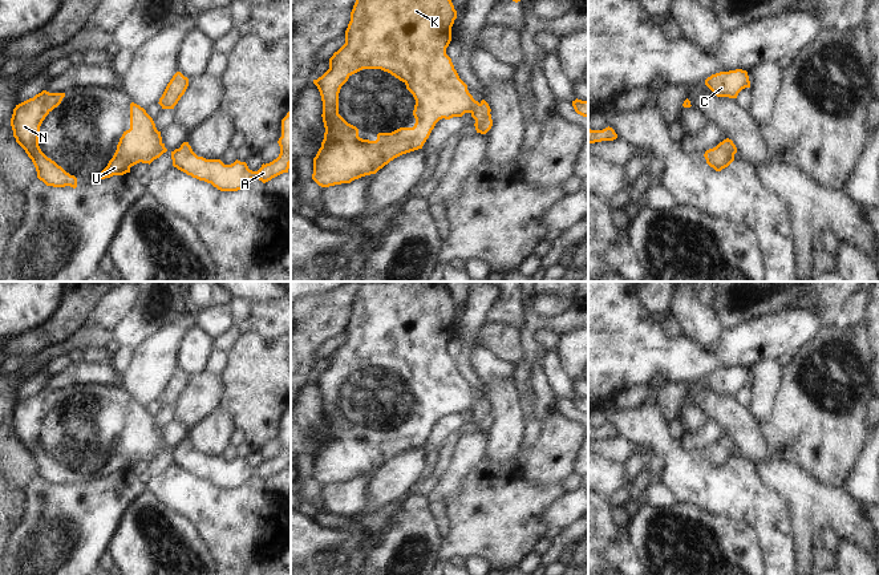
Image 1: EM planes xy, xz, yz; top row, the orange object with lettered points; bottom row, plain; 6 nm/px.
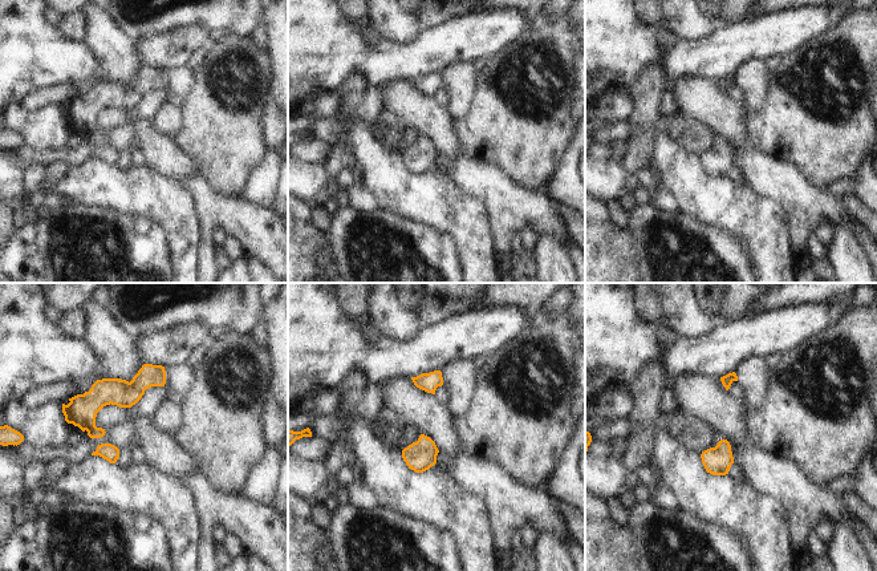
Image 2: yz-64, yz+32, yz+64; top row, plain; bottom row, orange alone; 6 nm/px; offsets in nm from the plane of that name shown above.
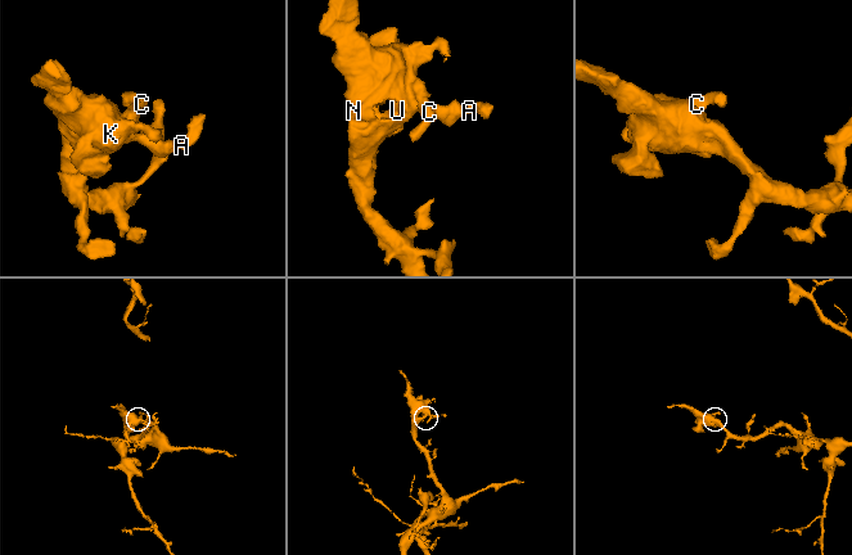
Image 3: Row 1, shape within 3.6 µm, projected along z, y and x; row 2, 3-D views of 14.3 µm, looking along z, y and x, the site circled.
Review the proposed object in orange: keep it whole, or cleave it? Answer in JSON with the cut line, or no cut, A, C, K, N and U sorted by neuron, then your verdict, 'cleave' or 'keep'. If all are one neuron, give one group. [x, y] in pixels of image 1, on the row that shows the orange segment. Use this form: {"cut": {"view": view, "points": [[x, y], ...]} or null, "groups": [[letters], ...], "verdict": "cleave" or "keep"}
{"cut": null, "groups": [["A", "C", "K", "N", "U"]], "verdict": "keep"}

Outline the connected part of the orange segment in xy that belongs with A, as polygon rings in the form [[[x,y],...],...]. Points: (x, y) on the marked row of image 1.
[[[291,112],[281,120],[281,137],[278,141],[280,154],[270,163],[263,163],[258,171],[248,169],[246,162],[235,161],[224,165],[220,159],[206,159],[198,157],[189,142],[183,142],[179,149],[171,151],[173,166],[178,170],[211,183],[220,191],[238,191],[246,187],[251,179],[263,183],[272,178],[288,173],[291,165]]]

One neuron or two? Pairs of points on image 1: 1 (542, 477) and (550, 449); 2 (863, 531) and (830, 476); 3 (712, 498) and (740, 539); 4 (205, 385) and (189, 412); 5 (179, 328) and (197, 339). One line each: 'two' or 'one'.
1: one
2: two
3: two
4: one
5: two

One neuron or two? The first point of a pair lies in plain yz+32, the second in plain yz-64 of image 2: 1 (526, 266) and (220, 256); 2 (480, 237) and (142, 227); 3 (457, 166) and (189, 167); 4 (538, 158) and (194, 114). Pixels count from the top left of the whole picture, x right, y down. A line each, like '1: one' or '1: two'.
1: one
2: two
3: two
4: one

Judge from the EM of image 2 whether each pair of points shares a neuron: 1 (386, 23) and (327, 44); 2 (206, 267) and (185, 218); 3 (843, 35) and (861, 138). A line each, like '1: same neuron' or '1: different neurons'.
1: different neurons
2: different neurons
3: same neuron

